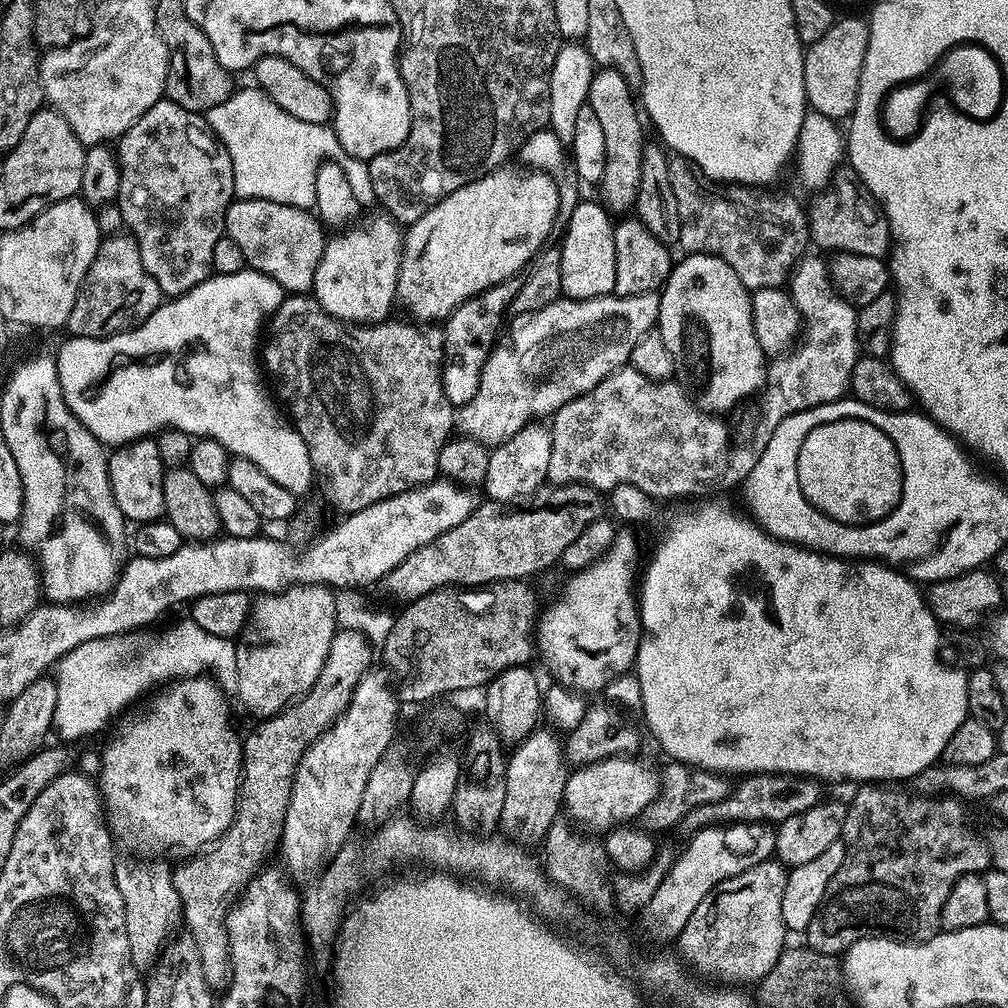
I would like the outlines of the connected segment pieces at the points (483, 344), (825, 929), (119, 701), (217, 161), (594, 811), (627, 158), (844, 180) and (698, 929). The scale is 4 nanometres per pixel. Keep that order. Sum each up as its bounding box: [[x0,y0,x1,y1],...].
[[440,278,522,410],[806,786,989,957],[52,618,238,741],[114,98,236,298],[563,755,660,834],[587,68,646,213],[806,166,892,258],[678,858,787,980]]

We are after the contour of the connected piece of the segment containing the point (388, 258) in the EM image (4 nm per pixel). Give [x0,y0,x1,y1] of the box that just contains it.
[312,219,402,324]

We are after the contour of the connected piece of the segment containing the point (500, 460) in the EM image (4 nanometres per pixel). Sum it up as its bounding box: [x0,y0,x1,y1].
[482,422,551,502]

